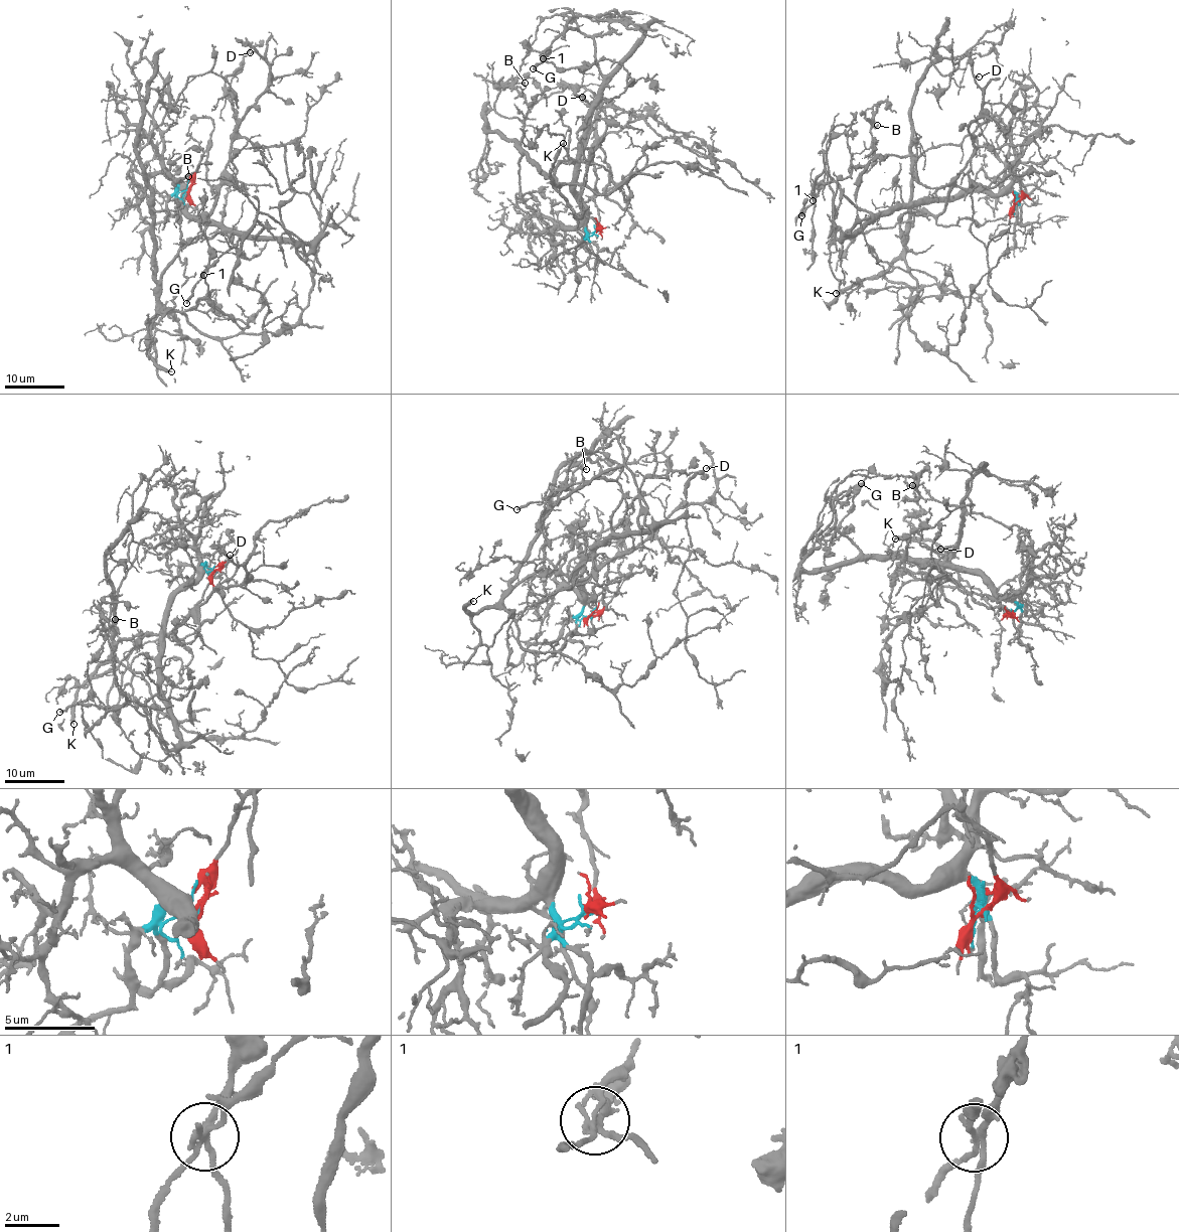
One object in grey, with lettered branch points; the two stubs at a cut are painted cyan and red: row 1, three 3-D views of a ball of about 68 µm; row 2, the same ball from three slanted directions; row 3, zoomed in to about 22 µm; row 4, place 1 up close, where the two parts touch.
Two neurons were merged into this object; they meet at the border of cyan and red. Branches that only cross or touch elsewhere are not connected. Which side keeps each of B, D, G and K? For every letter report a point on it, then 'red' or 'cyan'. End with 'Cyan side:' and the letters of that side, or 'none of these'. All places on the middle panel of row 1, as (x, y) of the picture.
B: (525, 83) | red
D: (582, 97) | red
G: (533, 68) | cyan
K: (563, 143) | red
Cyan side: G

